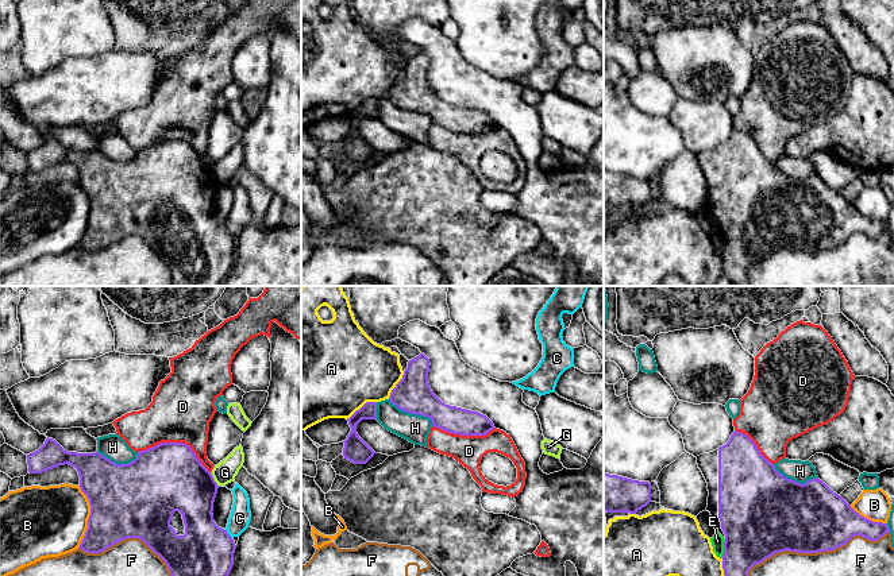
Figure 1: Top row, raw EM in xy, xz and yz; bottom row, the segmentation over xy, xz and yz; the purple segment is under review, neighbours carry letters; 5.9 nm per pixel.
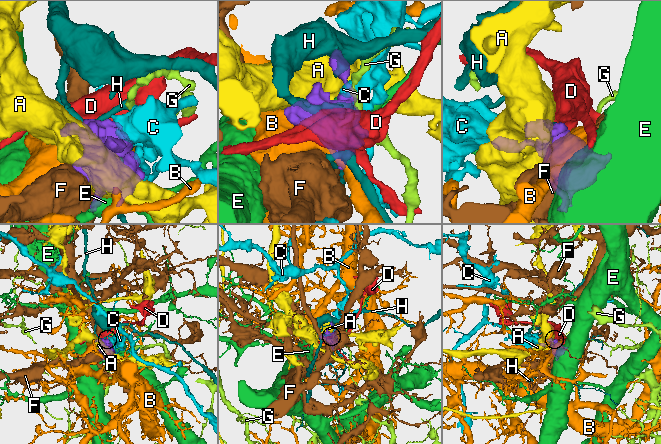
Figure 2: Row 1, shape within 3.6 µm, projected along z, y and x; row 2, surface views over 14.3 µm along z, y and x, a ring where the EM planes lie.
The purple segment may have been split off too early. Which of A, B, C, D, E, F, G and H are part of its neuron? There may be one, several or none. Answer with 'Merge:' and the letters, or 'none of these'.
Merge: none of these

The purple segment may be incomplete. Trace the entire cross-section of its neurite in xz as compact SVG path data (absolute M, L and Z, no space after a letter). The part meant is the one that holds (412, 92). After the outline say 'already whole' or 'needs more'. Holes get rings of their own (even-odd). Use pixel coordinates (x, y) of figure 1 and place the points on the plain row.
M420 51L408 59L402 77L390 90L390 100L400 108L428 115L432 124L461 134L485 134L493 120L478 109L442 100L428 81L429 57Z; already whole

